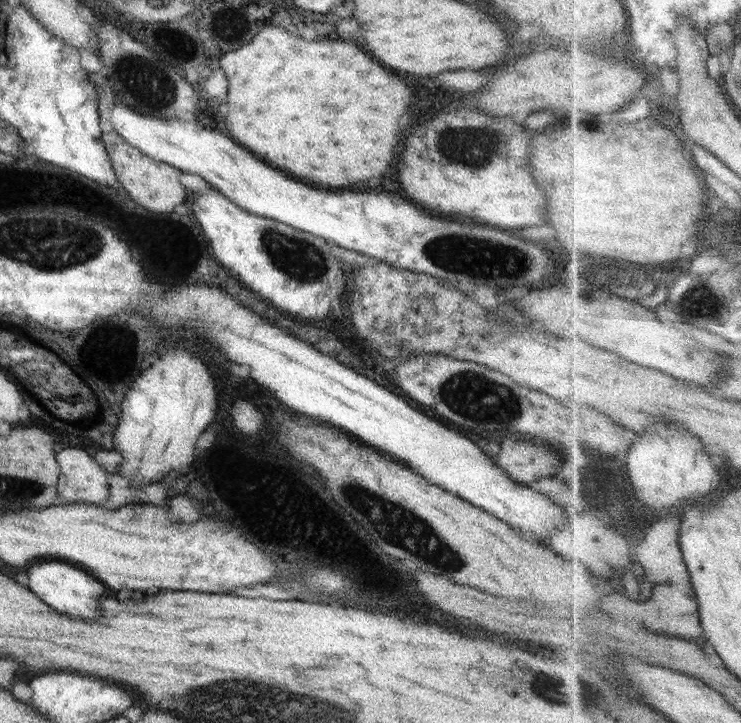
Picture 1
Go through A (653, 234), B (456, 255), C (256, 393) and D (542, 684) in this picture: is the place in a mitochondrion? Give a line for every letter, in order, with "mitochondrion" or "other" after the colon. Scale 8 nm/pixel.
A: other
B: mitochondrion
C: other
D: mitochondrion

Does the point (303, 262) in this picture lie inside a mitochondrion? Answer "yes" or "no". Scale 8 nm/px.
yes

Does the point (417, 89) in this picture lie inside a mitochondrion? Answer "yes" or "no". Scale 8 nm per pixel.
no

